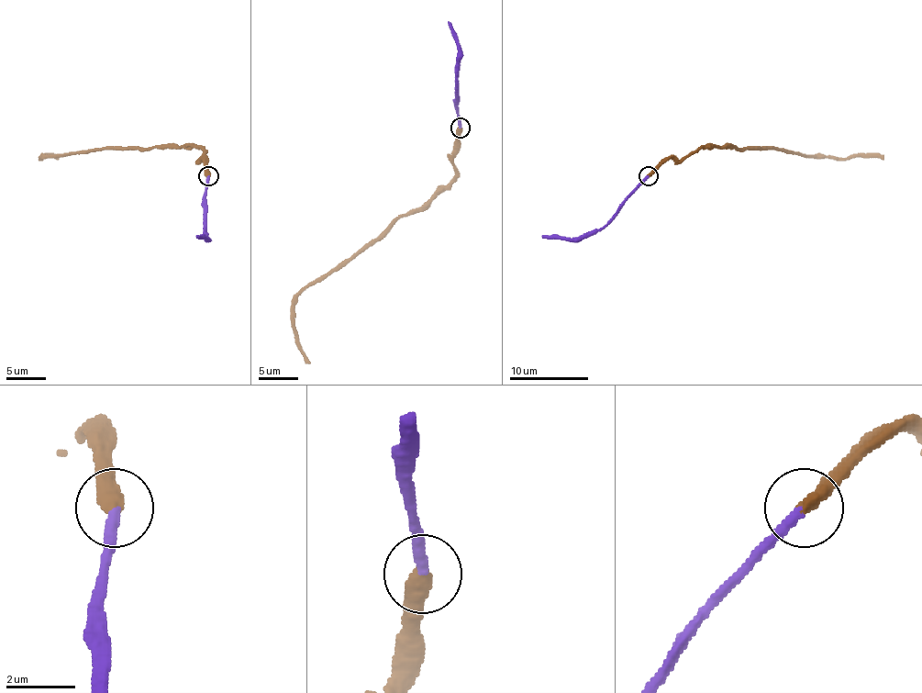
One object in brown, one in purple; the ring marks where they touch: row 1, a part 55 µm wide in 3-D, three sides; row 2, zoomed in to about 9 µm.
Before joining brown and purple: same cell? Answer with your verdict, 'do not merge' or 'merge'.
merge

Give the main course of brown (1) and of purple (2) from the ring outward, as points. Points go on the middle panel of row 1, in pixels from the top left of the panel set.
1: (460, 128), (454, 177), (297, 296), (295, 344), (309, 363)
2: (460, 128), (457, 81), (459, 39), (449, 22)

